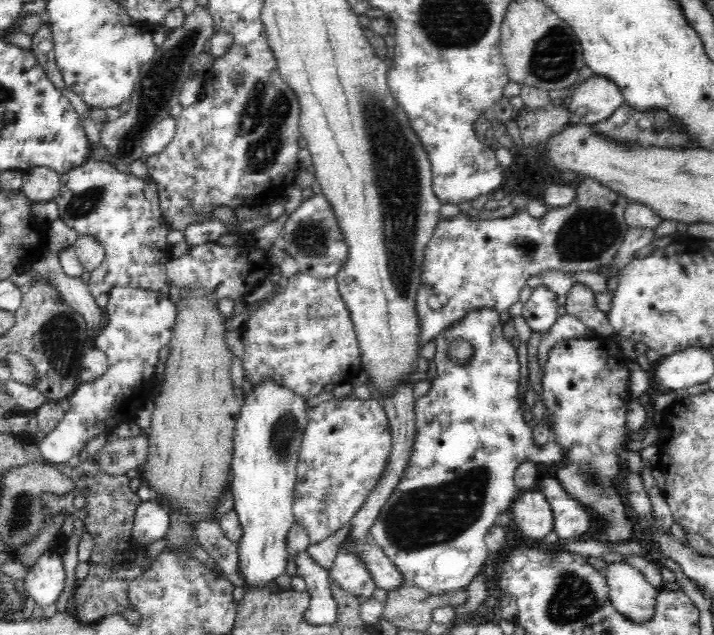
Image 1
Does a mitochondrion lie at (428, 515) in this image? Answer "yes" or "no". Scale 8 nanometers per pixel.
yes

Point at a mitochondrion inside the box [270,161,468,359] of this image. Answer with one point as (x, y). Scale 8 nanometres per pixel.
(311, 238)

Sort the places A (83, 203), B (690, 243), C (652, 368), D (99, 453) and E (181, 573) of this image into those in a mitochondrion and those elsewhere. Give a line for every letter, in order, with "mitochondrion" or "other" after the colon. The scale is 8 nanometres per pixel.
A: mitochondrion
B: other
C: other
D: other
E: other

